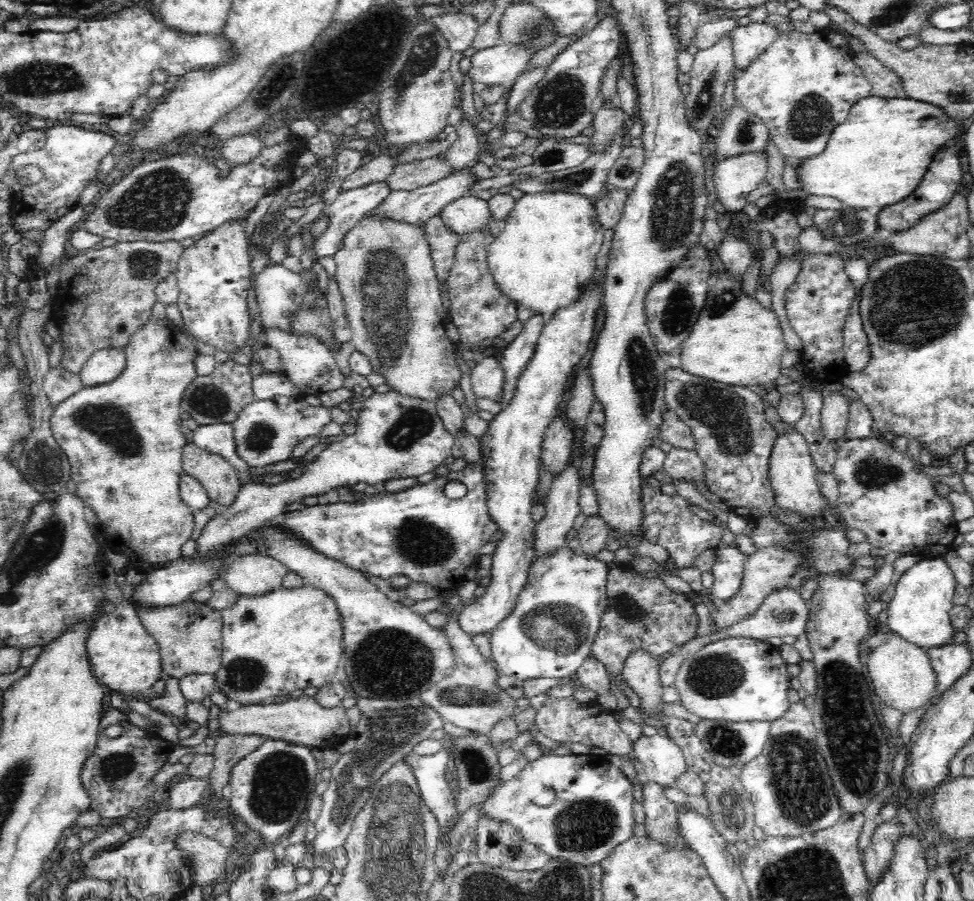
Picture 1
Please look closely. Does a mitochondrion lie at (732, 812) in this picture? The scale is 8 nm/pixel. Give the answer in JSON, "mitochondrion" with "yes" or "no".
{"mitochondrion":"yes"}

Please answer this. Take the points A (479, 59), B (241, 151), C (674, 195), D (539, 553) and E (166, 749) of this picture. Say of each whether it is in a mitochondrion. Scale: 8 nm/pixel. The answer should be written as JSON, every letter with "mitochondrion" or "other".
{"A":"other","B":"other","C":"mitochondrion","D":"other","E":"other"}

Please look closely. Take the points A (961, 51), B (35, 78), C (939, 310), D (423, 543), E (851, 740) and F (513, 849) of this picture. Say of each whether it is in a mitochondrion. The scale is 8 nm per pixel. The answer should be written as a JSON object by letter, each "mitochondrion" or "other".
{"A":"other","B":"mitochondrion","C":"mitochondrion","D":"mitochondrion","E":"mitochondrion","F":"mitochondrion"}

